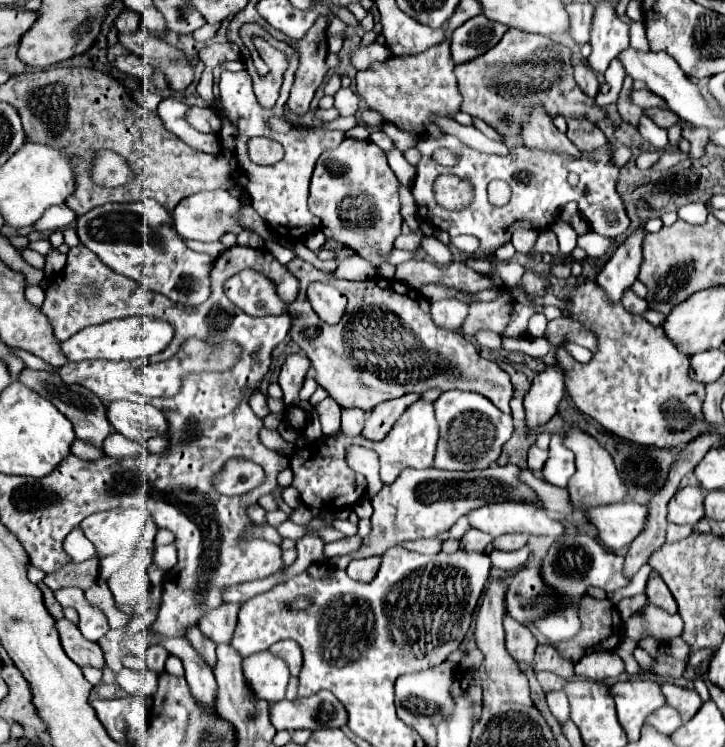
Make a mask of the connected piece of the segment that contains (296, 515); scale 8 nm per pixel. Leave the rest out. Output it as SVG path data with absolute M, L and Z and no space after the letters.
M299 506L299 508L295 508L295 510L289 514L289 520L291 520L291 522L297 522L297 524L305 524L305 522L311 520L311 516L313 516L313 510L311 510L311 508Z

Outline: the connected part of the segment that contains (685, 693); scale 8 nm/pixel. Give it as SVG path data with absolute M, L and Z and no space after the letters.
M663 682L661 688L663 688L663 694L667 696L667 704L677 708L685 722L691 720L697 714L697 710L701 708L701 704L703 704L699 694L695 690L691 690L691 688L681 688L681 686L673 684L673 682Z

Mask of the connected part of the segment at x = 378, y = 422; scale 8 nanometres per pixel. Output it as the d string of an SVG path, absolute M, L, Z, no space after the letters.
M405 394L401 398L387 400L387 402L379 404L377 408L373 408L365 418L363 436L367 440L383 440L387 436L387 432L393 428L395 420L405 412L405 408L419 398L421 398L419 394Z

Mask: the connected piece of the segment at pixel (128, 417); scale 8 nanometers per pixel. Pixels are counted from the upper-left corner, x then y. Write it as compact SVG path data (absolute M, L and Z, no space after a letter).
M117 400L107 406L107 418L119 434L139 442L145 438L165 436L169 430L169 420L165 414L151 404Z

